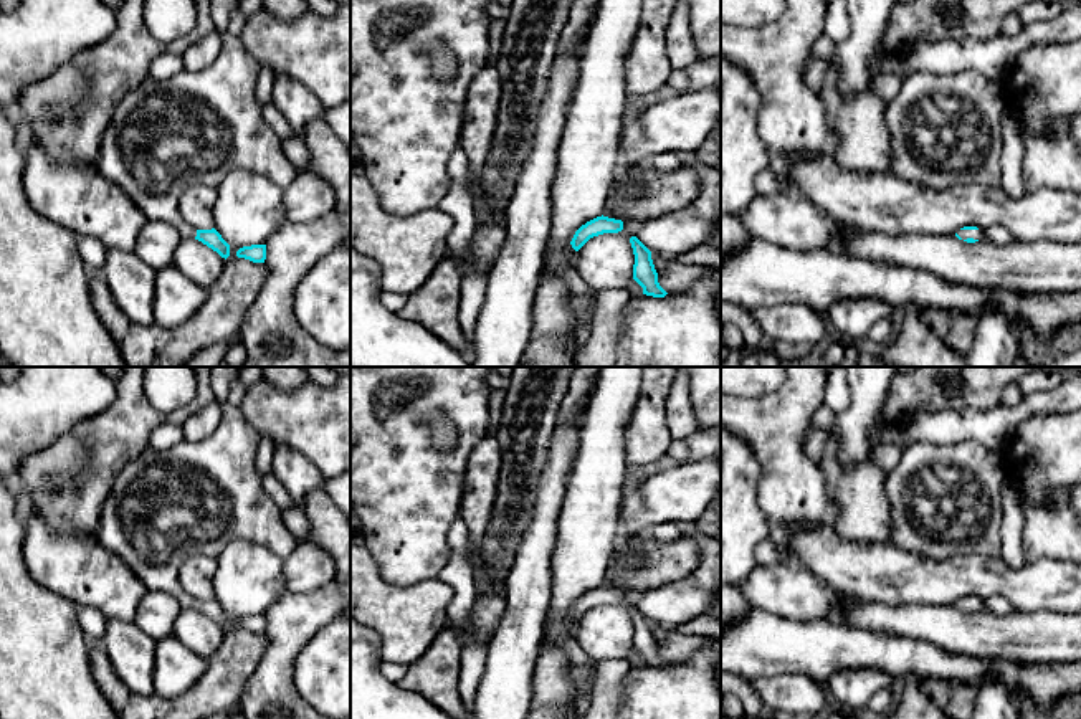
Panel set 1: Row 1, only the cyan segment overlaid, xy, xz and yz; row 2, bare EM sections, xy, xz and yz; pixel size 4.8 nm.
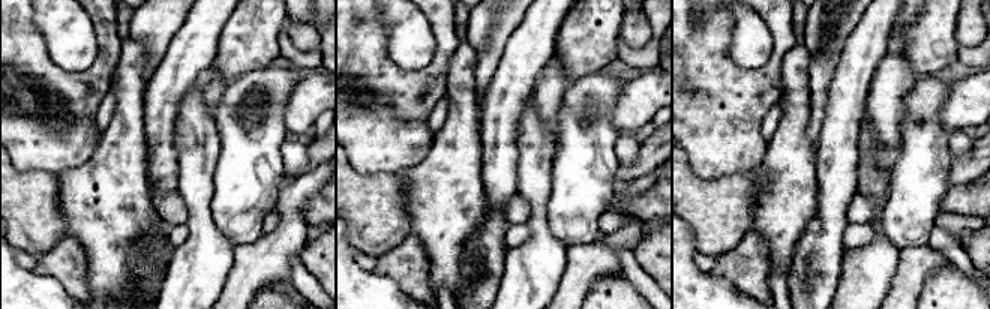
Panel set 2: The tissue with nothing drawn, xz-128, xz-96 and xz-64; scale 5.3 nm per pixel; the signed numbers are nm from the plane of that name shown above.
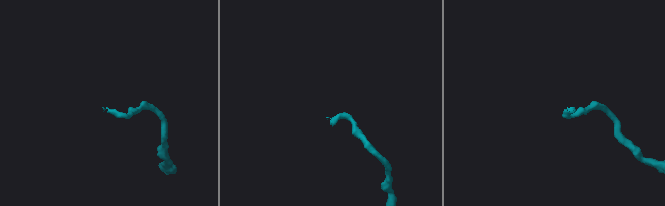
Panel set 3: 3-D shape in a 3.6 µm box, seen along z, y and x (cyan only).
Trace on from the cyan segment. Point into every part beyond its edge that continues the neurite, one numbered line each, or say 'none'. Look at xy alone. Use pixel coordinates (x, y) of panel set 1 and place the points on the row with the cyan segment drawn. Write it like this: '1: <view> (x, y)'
1: xy (195, 128)

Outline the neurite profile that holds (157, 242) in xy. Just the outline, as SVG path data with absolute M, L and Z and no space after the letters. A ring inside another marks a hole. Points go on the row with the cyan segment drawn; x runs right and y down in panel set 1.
M147 221L132 251L150 268L160 271L174 264L174 253L182 241L180 233L165 221Z

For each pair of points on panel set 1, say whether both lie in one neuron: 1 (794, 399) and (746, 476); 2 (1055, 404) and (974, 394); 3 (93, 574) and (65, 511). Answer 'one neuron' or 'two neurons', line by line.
1: two neurons
2: two neurons
3: two neurons

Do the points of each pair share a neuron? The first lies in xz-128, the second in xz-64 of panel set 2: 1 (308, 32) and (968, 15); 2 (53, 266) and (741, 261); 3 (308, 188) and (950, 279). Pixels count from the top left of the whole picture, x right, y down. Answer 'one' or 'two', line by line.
1: one
2: one
3: two

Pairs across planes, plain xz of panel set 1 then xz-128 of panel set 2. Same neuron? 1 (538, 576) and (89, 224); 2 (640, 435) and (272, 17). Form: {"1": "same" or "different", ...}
{"1": "different", "2": "same"}

